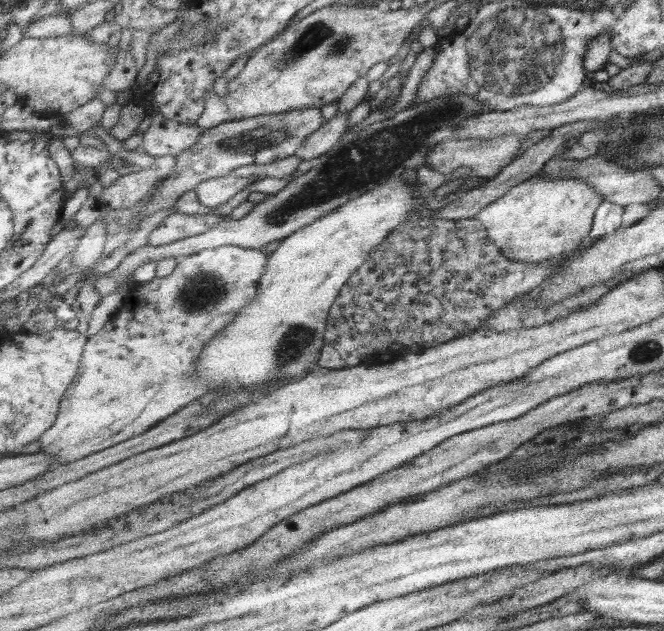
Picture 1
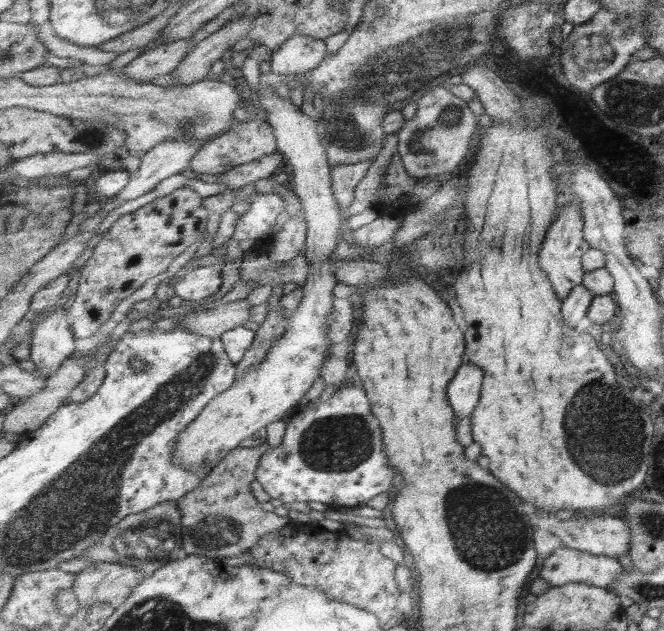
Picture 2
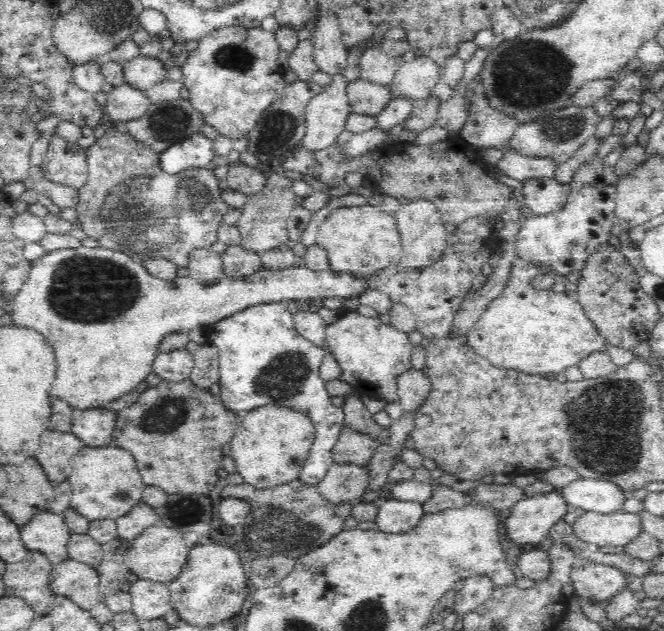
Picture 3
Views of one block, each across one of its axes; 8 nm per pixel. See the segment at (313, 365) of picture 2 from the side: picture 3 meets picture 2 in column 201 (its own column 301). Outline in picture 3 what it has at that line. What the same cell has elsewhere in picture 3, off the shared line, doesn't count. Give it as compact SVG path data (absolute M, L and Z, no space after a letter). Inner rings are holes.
M261 406L242 415L230 442L230 457L245 484L256 489L274 489L299 479L314 443L316 429L310 417L286 407Z

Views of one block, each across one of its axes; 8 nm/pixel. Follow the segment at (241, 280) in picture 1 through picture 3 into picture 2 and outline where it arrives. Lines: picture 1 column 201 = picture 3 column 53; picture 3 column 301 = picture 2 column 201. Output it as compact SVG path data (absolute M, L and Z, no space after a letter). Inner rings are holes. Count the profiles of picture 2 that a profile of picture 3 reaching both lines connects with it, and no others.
M199 267L189 270L174 285L174 294L192 304L196 301L201 304L207 296L213 296L221 290L223 278L221 271L209 267Z

